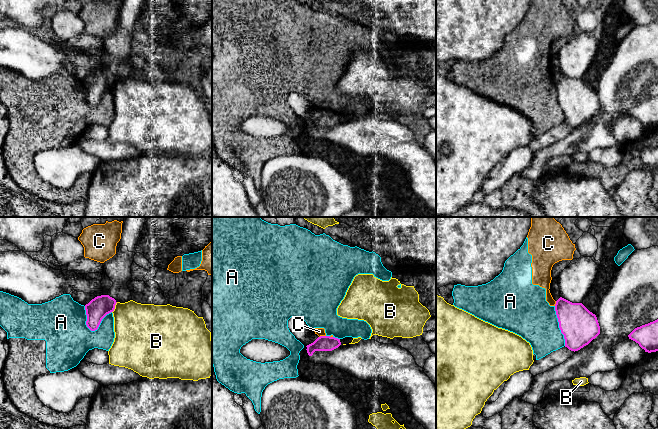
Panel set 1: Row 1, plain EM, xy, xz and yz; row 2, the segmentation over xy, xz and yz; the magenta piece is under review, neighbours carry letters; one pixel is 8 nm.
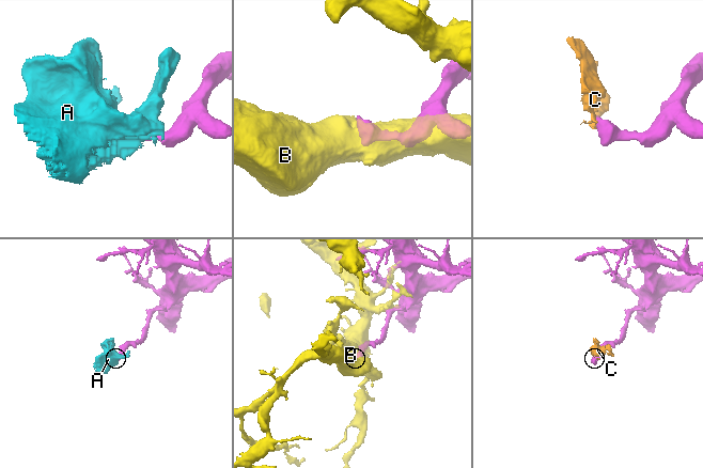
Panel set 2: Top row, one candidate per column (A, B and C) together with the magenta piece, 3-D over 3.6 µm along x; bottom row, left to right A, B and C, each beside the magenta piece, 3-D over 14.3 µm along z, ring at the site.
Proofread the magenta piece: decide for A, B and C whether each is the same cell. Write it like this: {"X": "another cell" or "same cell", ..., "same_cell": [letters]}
{"A": "another cell", "B": "another cell", "C": "another cell", "same_cell": []}

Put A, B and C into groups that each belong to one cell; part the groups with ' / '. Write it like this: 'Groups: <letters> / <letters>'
Groups: A C / B

